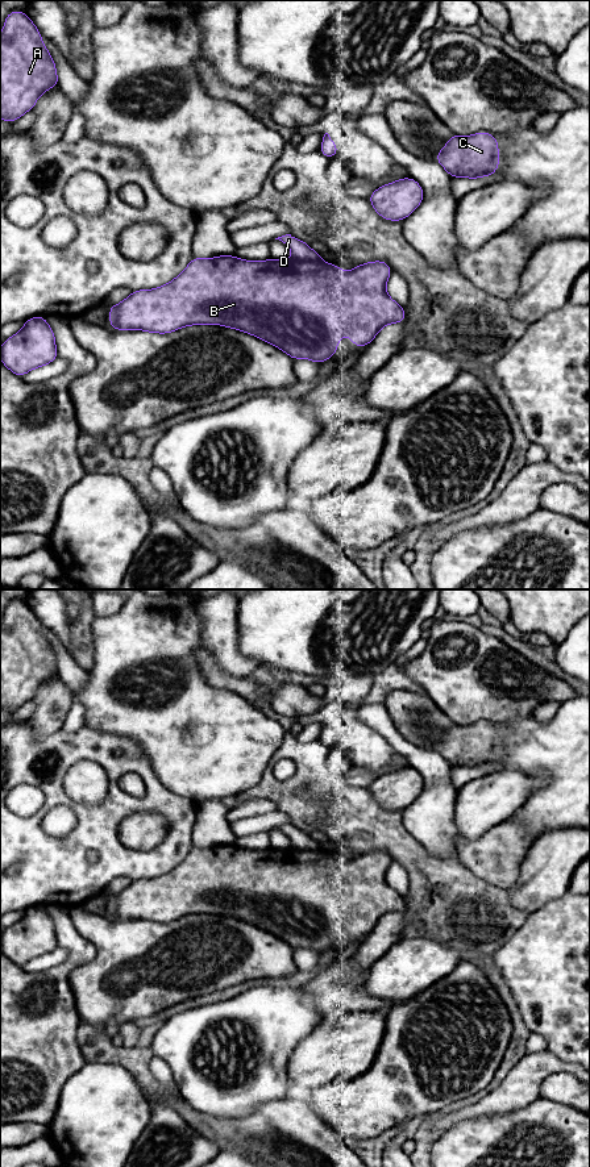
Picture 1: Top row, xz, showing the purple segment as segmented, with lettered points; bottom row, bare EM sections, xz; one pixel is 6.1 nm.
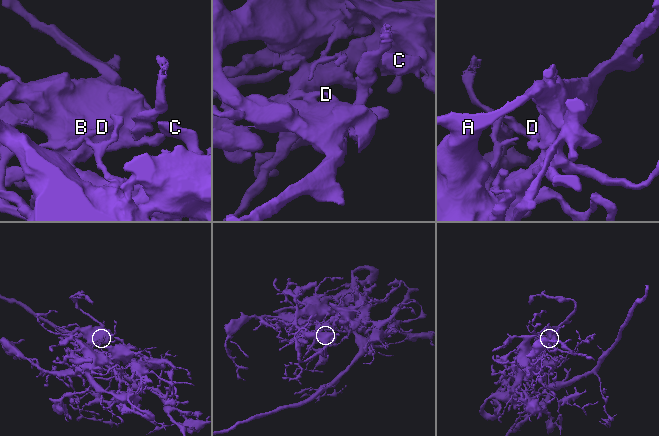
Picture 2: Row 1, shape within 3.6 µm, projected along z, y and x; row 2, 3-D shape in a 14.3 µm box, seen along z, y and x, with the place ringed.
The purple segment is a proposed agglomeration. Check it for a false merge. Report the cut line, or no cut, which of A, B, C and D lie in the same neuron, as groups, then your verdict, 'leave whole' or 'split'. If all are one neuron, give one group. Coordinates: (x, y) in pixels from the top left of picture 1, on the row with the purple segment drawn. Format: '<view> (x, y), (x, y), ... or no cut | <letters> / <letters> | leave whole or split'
xz (294, 257), (319, 259) | A B C / D | split

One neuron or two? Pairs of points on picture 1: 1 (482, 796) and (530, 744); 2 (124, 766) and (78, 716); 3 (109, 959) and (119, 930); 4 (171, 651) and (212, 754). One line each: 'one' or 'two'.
1: two
2: two
3: one
4: one

